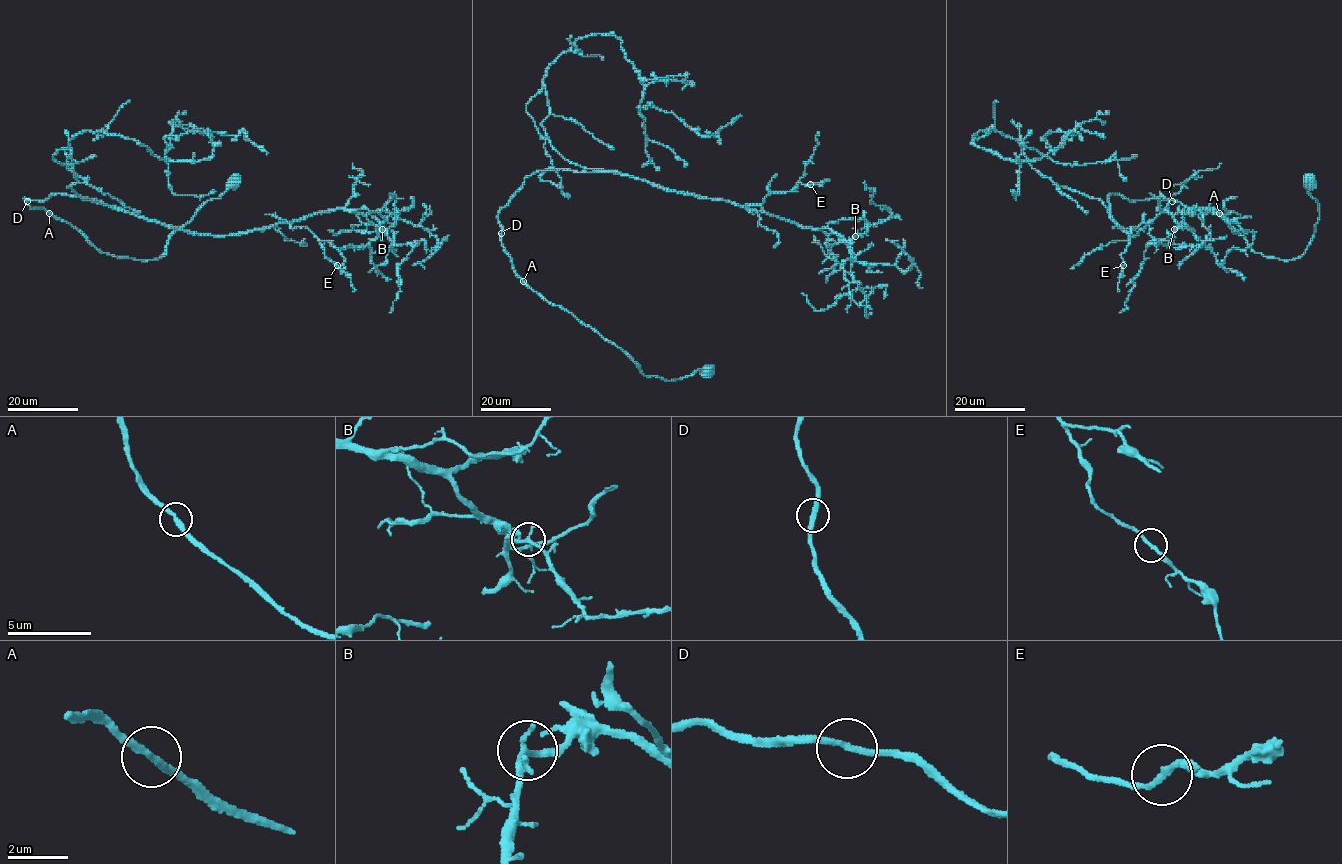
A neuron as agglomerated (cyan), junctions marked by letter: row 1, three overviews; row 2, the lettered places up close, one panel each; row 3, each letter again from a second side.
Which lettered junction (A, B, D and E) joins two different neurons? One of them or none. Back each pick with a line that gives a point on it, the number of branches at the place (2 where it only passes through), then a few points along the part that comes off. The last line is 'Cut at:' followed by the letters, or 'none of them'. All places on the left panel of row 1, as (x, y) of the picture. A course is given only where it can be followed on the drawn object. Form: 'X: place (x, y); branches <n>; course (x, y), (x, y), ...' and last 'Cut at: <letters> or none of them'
Cut at: none of them

